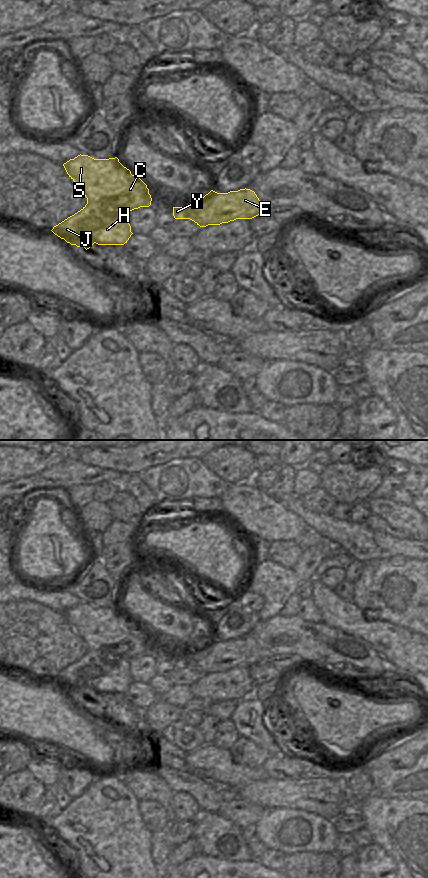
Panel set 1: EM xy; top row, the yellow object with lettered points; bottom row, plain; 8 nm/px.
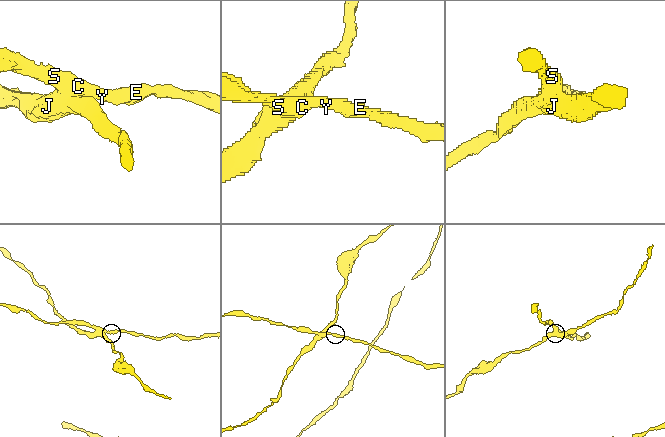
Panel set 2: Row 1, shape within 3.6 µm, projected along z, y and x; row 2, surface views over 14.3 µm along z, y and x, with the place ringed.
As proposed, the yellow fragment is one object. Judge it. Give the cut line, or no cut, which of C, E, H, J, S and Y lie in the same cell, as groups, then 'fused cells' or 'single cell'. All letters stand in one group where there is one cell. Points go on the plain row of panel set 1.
cut in xy along (87, 650), (113, 647), (118, 654), (128, 659); C E S Y / H J; fused cells

